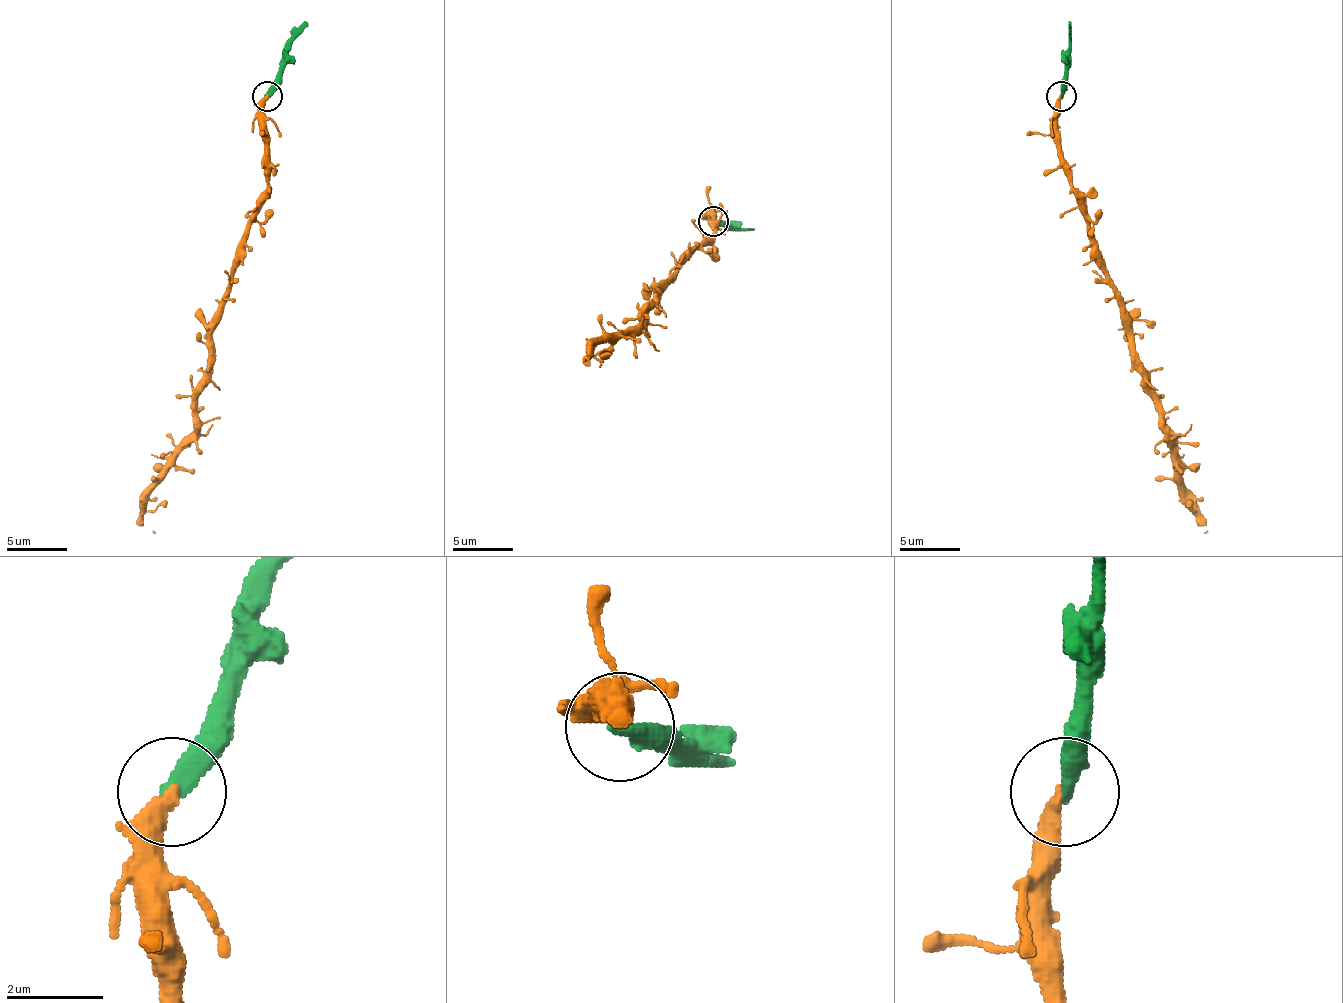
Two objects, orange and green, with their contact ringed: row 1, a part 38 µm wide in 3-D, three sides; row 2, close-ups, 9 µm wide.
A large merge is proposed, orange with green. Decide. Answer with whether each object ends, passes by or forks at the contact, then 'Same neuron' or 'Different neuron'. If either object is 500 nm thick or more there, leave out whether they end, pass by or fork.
At the ring orange ends. At the ring green ends. Same neuron

